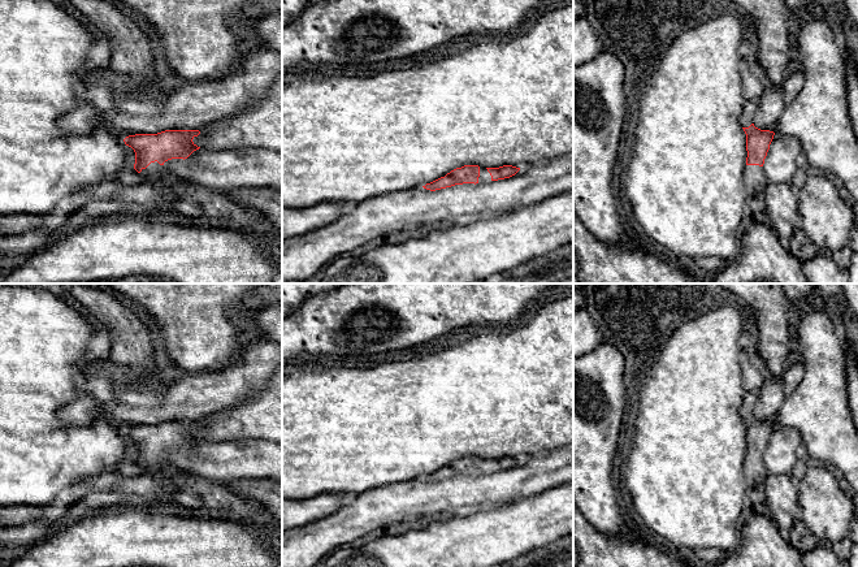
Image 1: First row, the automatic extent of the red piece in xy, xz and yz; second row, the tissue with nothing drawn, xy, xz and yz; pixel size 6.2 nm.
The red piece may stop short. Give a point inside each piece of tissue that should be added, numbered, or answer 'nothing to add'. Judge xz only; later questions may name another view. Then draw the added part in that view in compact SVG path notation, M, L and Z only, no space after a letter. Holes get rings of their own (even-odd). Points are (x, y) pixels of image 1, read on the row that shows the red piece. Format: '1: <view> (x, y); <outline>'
1: xz (485, 177); M480 166L480 177L478 177L478 183L490 183L491 181L491 176L488 172L486 168Z

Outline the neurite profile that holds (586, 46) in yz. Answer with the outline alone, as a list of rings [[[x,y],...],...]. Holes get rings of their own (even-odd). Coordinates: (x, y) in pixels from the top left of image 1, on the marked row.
[[[586,16],[573,21],[573,66],[580,66],[603,51],[598,34],[592,27]]]

